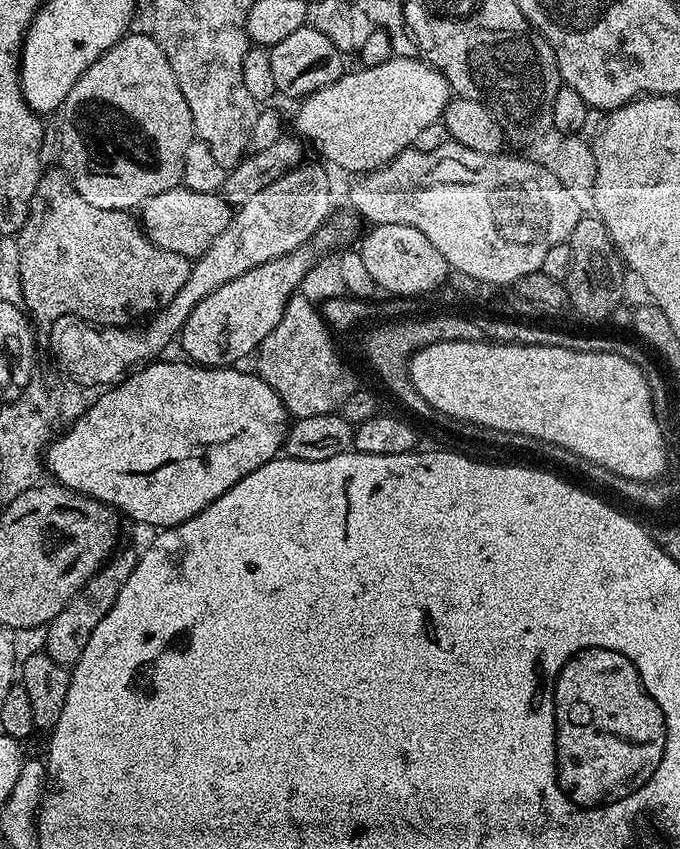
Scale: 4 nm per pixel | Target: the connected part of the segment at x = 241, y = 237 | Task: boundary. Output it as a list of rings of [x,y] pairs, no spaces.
[[[301,162],[270,186],[250,194],[246,202],[233,211],[232,222],[214,238],[214,242],[201,256],[195,257],[186,286],[174,294],[174,298],[165,308],[157,308],[152,320],[145,328],[136,326],[101,326],[79,316],[64,315],[56,320],[55,327],[49,332],[50,344],[59,364],[69,373],[71,379],[93,386],[111,386],[129,370],[155,361],[168,343],[175,341],[186,318],[218,286],[234,282],[246,270],[262,266],[271,260],[282,258],[286,254],[302,248],[315,237],[333,215],[332,194],[334,187],[327,182],[327,170],[323,163],[308,164]]]

